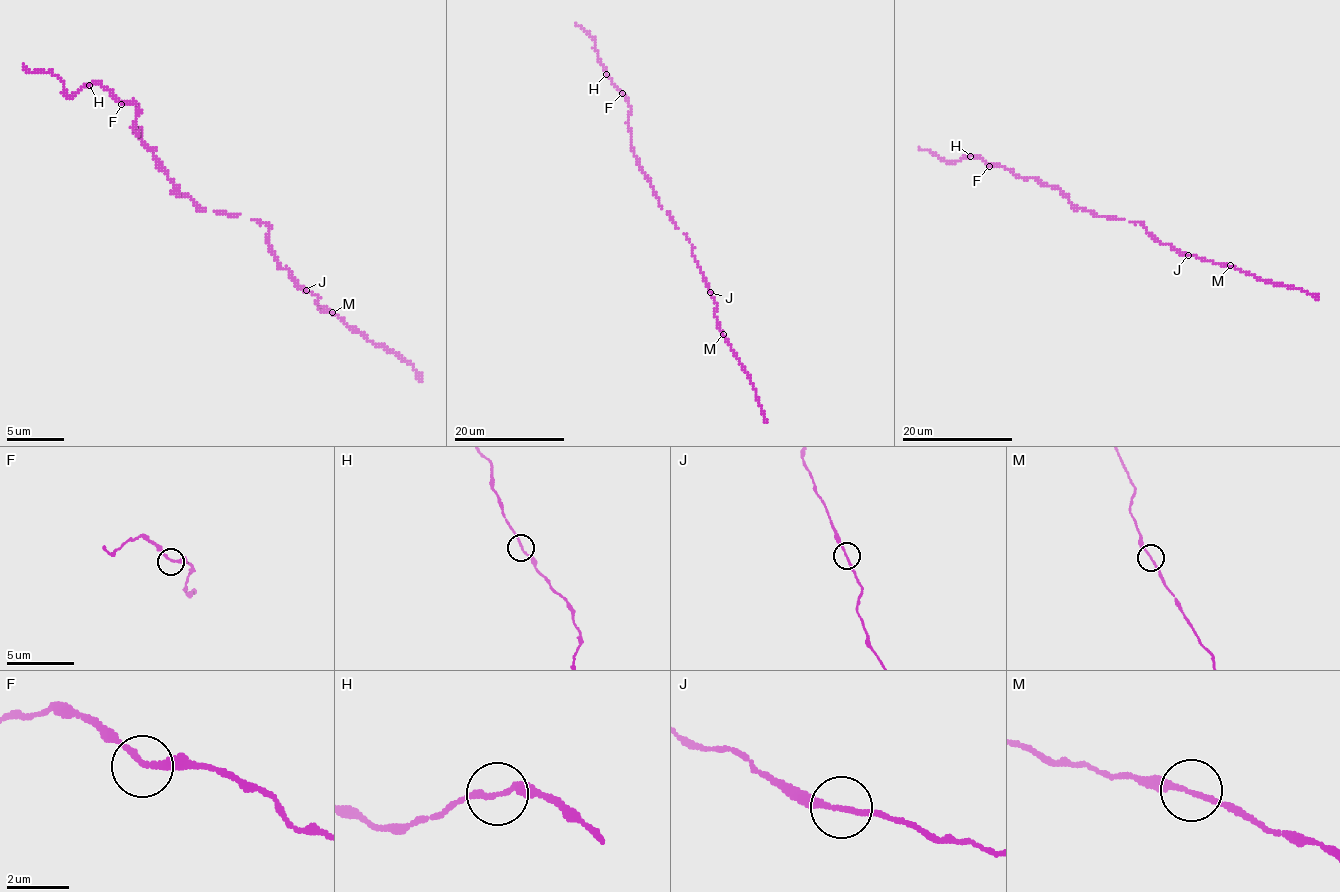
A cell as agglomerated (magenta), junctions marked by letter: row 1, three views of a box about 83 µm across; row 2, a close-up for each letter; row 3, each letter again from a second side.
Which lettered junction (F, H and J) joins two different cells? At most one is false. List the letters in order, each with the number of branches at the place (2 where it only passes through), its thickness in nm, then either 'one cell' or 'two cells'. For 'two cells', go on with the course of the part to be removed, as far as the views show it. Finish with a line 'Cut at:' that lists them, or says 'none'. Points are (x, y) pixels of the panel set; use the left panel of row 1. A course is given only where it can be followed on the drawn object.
F: 2 | 160 nm | one cell
H: 2 | 160 nm | one cell
J: 2 | 160 nm | two cells | (306, 289), (318, 298), (315, 303), (384, 350), (393, 350), (407, 361), (422, 381)
Cut at: J

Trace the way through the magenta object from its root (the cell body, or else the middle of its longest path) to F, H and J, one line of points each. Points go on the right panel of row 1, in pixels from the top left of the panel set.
F: (1115, 218), (1076, 209), (1057, 188), (1032, 177), (1017, 177), (1001, 166), (989, 166)
H: (1115, 218), (1076, 209), (1057, 188), (1032, 177), (1017, 177), (1001, 166), (989, 166), (969, 156)
J: (1115, 218), (1141, 223), (1159, 242), (1189, 254)

